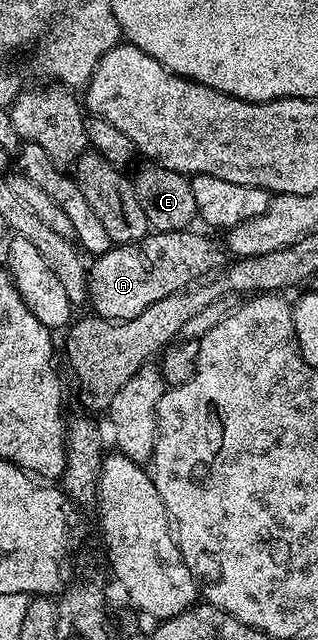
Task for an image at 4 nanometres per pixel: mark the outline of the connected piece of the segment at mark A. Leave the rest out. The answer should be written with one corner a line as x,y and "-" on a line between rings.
193,229
150,232
138,242
114,244
108,252
97,255
88,266
88,302
94,305
97,317
123,322
132,316
140,316
148,304
156,304
156,300
164,300
164,296
178,294
195,285
196,280
205,279
211,272
225,267
227,251
219,243
218,247
212,239
194,233

